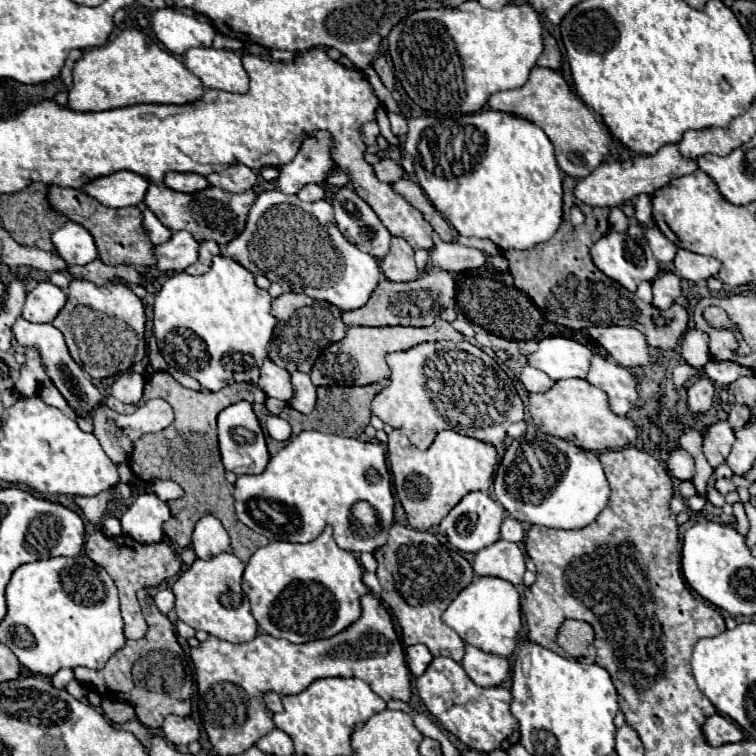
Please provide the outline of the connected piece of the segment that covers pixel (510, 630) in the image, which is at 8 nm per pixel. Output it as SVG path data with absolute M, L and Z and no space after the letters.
M477 576L447 606L447 610L443 612L443 622L451 626L463 638L463 642L507 658L513 654L517 646L517 636L523 628L519 592L507 580L501 580L495 576Z

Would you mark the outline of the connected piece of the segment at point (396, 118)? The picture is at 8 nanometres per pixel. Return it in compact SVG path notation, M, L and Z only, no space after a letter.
M389 112L389 122L391 122L391 130L395 136L405 136L407 134L407 118L395 112Z

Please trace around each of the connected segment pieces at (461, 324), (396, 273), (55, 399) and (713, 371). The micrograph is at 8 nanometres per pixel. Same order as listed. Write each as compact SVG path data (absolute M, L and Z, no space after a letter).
M457 314L457 318L451 322L451 326L455 328L455 330L459 330L465 338L469 338L469 340L473 340L473 336L475 336L475 332L473 332L473 326L471 326L471 322L463 316L463 314Z
M401 238L391 240L389 254L381 260L381 272L391 282L411 282L419 278L419 270L413 260L413 250Z
M45 382L41 388L39 388L39 394L37 394L47 406L53 406L53 408L59 408L63 410L65 414L71 414L69 406L65 404L65 400L61 400L61 394L57 392L57 388L53 388L51 382Z
M711 360L709 364L705 364L705 376L709 380L713 380L715 384L723 384L723 386L729 386L733 380L737 380L741 376L747 376L747 374L753 374L753 370L741 368L733 362L715 362L715 360Z

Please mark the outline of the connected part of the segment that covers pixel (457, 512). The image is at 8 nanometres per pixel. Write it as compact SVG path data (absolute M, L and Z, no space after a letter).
M469 492L439 524L439 532L449 540L449 544L465 554L475 554L499 540L499 526L505 518L505 508L497 504L489 492Z

